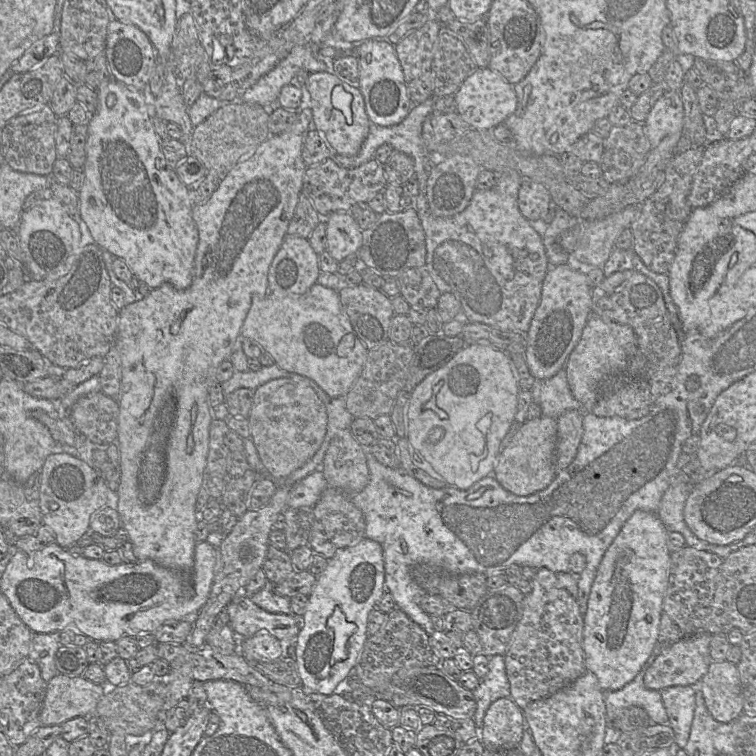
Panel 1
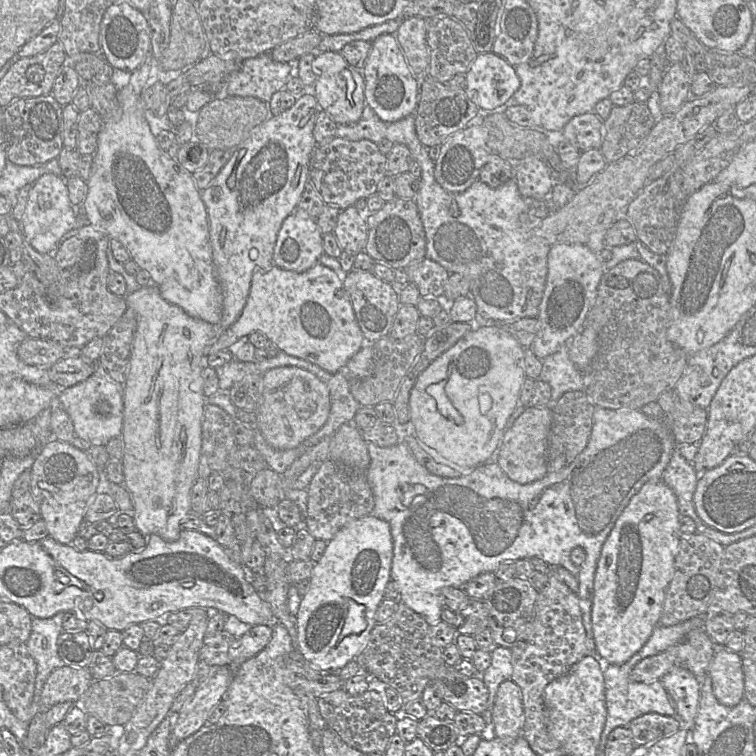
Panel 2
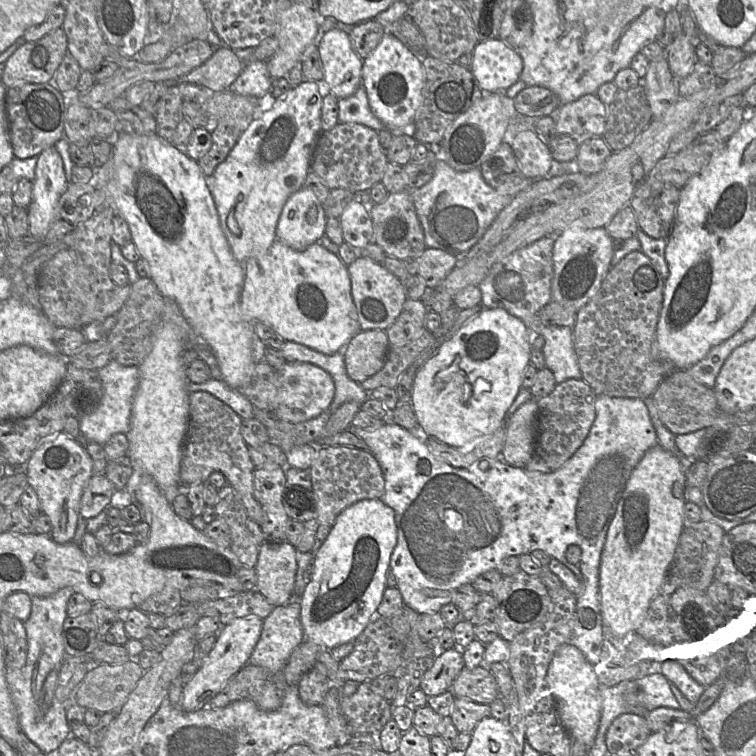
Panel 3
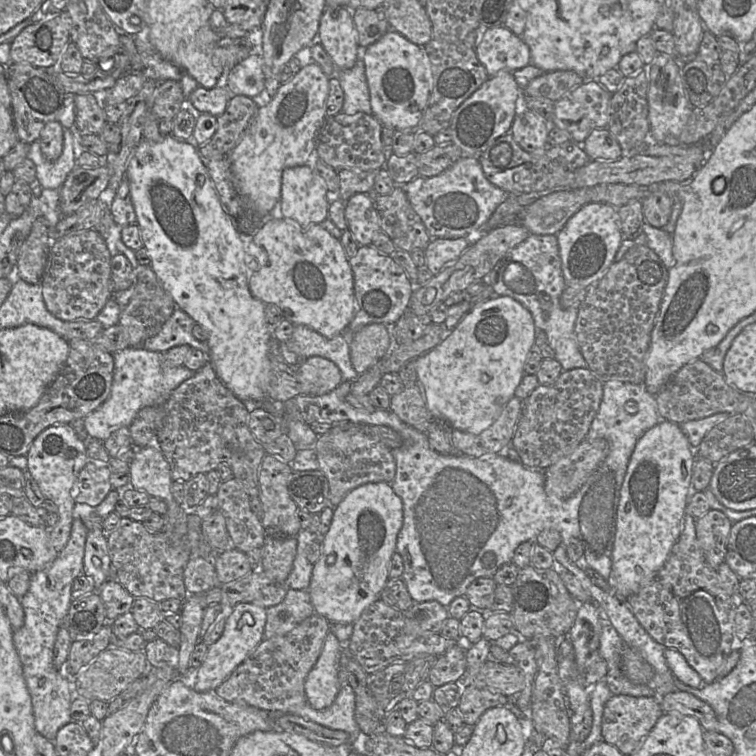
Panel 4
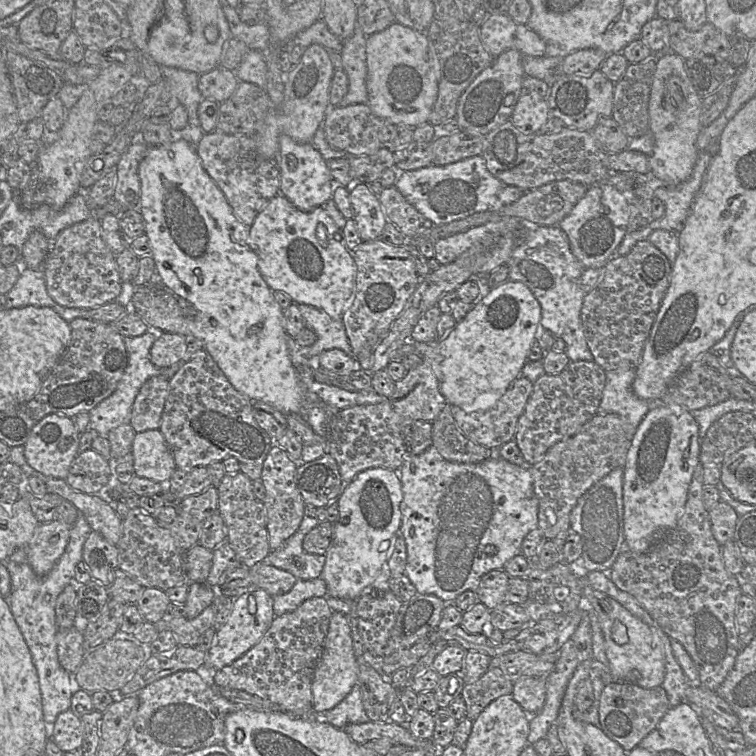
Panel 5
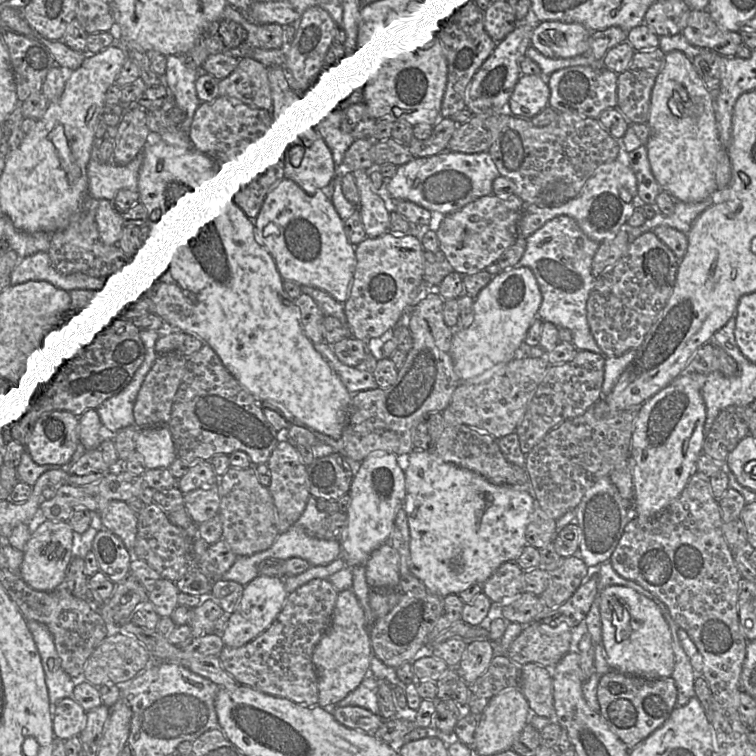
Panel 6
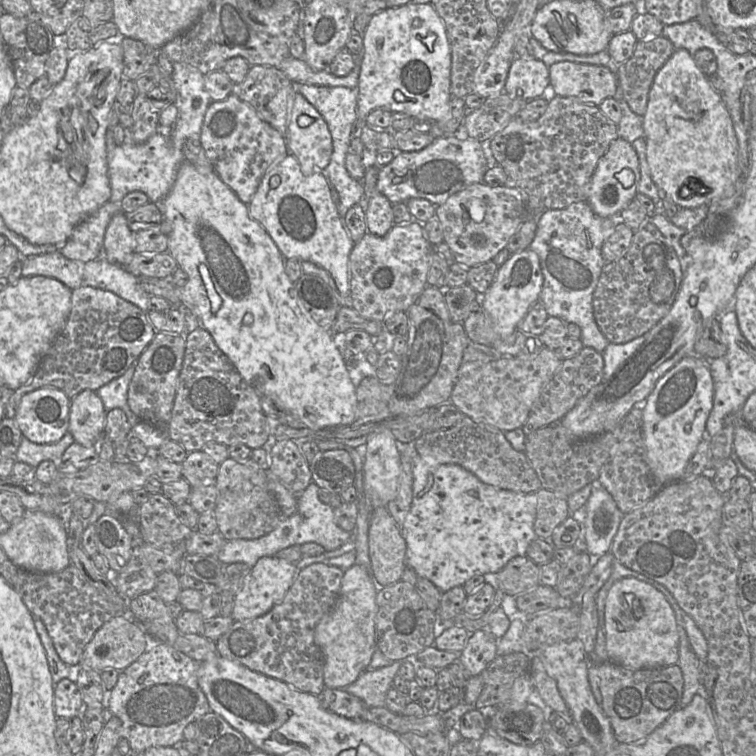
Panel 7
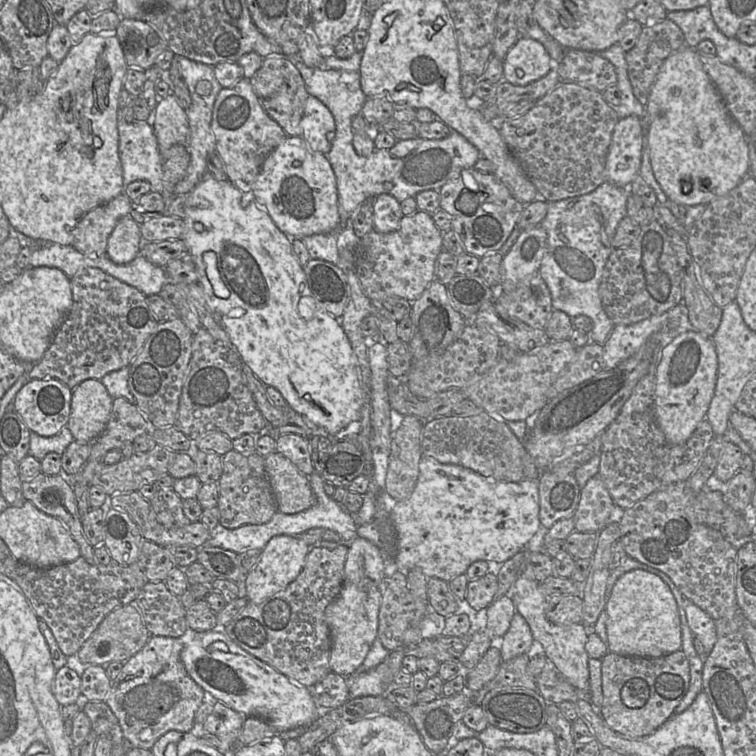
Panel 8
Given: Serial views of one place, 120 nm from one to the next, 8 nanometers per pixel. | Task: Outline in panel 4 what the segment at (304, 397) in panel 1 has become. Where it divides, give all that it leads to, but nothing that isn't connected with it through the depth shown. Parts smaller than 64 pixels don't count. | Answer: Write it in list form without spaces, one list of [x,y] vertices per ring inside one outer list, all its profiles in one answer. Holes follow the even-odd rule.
[[[312,356],[305,359],[299,366],[290,366],[295,381],[300,386],[300,394],[308,396],[321,396],[333,391],[343,380],[339,368],[332,361]]]

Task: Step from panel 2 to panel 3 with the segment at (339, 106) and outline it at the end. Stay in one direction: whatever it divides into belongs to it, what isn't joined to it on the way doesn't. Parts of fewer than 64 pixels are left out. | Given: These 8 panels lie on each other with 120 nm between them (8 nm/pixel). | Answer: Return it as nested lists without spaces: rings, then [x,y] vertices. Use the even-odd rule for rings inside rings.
[[[319,27],[318,36],[313,43],[317,45],[323,64],[323,79],[330,92],[338,99],[352,96],[362,85],[363,59],[353,50],[349,33],[338,28],[322,32]]]

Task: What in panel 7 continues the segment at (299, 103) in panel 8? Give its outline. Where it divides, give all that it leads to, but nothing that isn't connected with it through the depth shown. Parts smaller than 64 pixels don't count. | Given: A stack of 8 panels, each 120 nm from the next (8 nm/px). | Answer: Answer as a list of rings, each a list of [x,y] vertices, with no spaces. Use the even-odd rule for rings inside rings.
[[[251,66],[244,81],[234,85],[232,94],[253,107],[260,118],[276,129],[286,140],[296,91],[294,83],[278,67]]]

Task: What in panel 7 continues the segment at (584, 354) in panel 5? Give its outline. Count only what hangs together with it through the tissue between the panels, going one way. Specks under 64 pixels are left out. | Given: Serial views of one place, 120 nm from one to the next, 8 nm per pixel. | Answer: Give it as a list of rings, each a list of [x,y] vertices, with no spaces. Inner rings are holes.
[[[578,201],[563,209],[545,209],[537,217],[537,230],[529,247],[538,255],[543,274],[538,301],[549,316],[577,324],[583,345],[599,352],[605,350],[609,341],[595,321],[593,292],[605,265],[602,246],[617,223],[617,216],[604,218],[595,214],[587,201]]]

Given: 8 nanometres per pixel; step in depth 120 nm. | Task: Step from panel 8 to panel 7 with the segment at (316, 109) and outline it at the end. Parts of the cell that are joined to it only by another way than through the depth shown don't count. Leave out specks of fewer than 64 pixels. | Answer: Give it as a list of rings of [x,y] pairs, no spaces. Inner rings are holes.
[[[296,92],[286,134],[288,154],[292,154],[305,176],[323,172],[328,166],[333,152],[332,137],[321,114]],[[308,115],[313,123],[306,128],[298,125],[298,118]]]

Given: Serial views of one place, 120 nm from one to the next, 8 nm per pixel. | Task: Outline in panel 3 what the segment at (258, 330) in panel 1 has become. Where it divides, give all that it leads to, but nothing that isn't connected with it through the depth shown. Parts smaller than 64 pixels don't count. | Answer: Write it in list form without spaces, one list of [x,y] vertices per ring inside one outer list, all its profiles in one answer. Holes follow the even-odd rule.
[[[275,240],[264,254],[249,257],[243,264],[245,280],[240,296],[242,318],[270,326],[285,341],[293,341],[326,355],[336,353],[361,330],[351,294],[351,280],[338,255],[316,242],[302,251]]]

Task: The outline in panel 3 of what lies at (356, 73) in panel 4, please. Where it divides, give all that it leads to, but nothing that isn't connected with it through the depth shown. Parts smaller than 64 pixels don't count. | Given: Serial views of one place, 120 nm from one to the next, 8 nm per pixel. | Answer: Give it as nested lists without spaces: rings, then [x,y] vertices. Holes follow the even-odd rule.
[[[363,85],[352,96],[339,99],[338,109],[338,121],[340,123],[358,123],[377,132],[387,128],[371,110],[366,89]]]

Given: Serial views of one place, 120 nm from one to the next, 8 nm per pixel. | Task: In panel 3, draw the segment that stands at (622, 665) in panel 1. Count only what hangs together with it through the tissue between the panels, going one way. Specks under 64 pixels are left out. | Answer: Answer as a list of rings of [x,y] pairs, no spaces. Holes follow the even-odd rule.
[[[657,444],[645,453],[625,487],[607,533],[599,571],[603,624],[614,636],[635,633],[669,572],[685,528],[687,462]]]

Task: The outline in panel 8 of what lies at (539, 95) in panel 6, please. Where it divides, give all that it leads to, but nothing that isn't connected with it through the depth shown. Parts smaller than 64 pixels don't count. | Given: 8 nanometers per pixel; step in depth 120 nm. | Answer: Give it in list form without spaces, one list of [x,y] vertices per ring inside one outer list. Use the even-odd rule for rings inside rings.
[[[528,36],[519,37],[503,59],[503,80],[527,85],[544,77],[554,68],[545,46]]]

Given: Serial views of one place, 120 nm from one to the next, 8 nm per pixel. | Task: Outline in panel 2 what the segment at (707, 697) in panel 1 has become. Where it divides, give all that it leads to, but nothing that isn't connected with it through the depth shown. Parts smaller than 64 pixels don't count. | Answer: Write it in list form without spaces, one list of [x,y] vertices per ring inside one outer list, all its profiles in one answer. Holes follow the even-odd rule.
[[[717,647],[707,675],[711,678],[713,693],[722,705],[733,707],[744,698],[745,683],[740,653]]]

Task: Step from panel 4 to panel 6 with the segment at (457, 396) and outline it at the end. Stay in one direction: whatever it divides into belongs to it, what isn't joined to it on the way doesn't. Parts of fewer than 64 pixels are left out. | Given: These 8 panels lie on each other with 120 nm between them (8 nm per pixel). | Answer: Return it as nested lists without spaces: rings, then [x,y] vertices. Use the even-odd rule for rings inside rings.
[[[515,266],[493,276],[474,300],[472,324],[467,328],[454,328],[449,352],[460,382],[515,358],[530,325],[538,317],[541,301],[539,285],[529,268]]]

